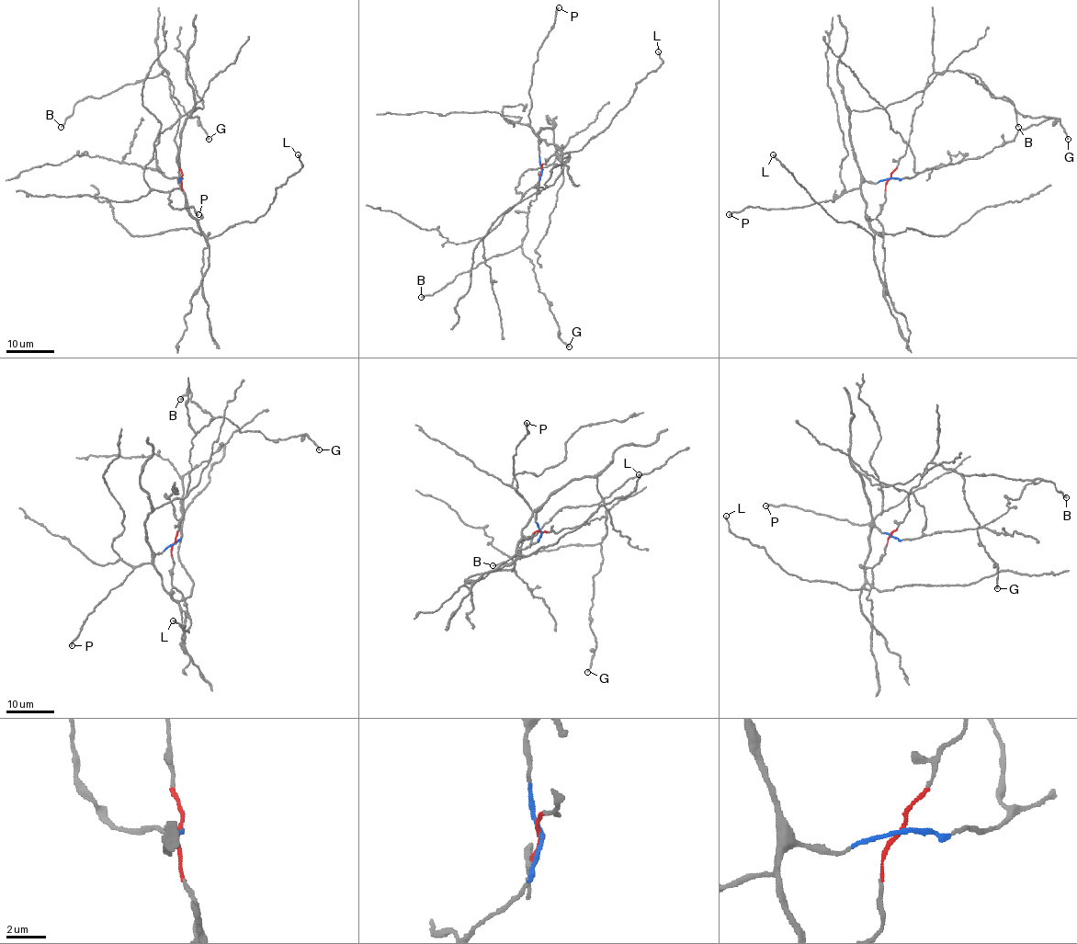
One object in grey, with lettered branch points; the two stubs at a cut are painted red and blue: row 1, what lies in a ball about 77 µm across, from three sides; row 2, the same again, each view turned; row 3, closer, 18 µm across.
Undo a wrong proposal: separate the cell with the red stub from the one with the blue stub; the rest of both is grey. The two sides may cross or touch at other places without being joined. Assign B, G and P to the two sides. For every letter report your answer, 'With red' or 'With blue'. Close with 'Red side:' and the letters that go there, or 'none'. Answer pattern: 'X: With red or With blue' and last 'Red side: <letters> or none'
B: With red
G: With red
P: With blue
Red side: B, G

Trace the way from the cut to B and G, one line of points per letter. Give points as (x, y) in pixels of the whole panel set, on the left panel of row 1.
B: (182, 177), (175, 142), (179, 110), (173, 103), (167, 71), (128, 83), (97, 97), (80, 100), (61, 126)
G: (182, 177), (175, 142), (179, 110), (173, 103), (167, 71), (163, 73), (187, 114), (198, 117), (208, 140)

